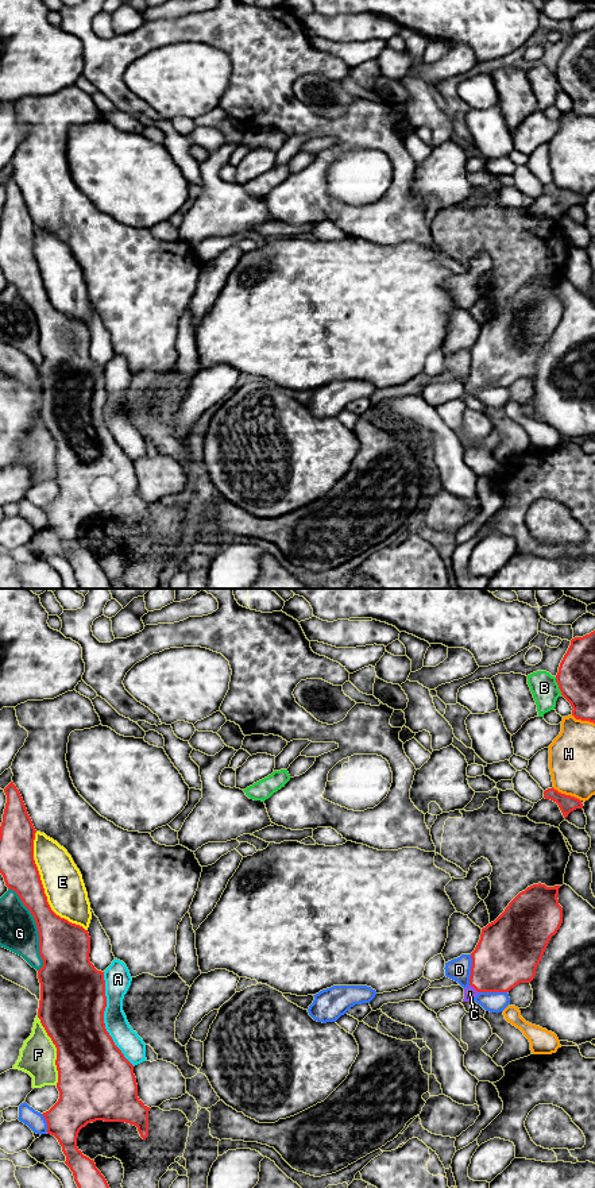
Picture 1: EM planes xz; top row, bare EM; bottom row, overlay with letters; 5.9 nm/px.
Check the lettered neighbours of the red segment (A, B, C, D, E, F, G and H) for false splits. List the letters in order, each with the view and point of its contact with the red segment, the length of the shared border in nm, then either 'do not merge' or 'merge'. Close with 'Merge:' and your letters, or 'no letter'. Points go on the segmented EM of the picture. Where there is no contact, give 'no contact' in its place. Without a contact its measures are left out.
A: contact xz (103, 1019); length 600 nm; do not merge
B: contact xz (559, 686); length 110 nm; do not merge
C: contact xz (474, 987); length 80 nm; merge
D: contact xz (471, 969); length 180 nm; do not merge
E: contact xz (43, 888); length 650 nm; do not merge
F: contact xz (57, 1050); length 440 nm; do not merge
G: contact xz (38, 929); length 550 nm; do not merge
H: contact xz (567, 795); length 190 nm; do not merge
Merge: C

